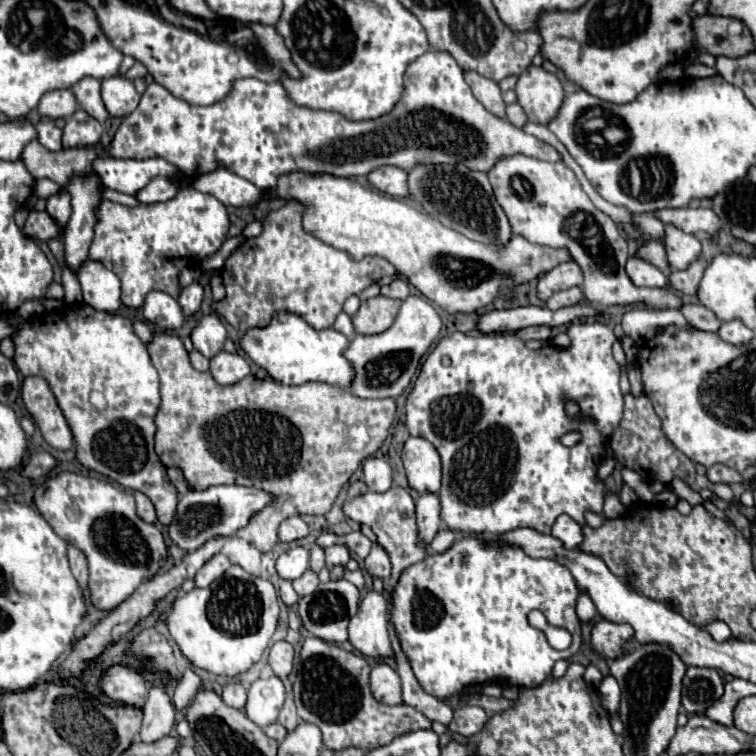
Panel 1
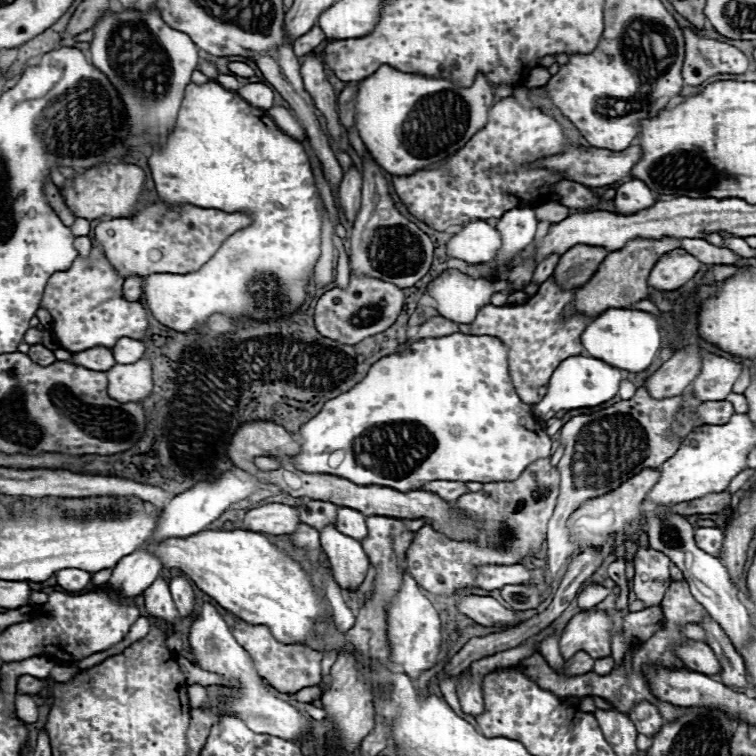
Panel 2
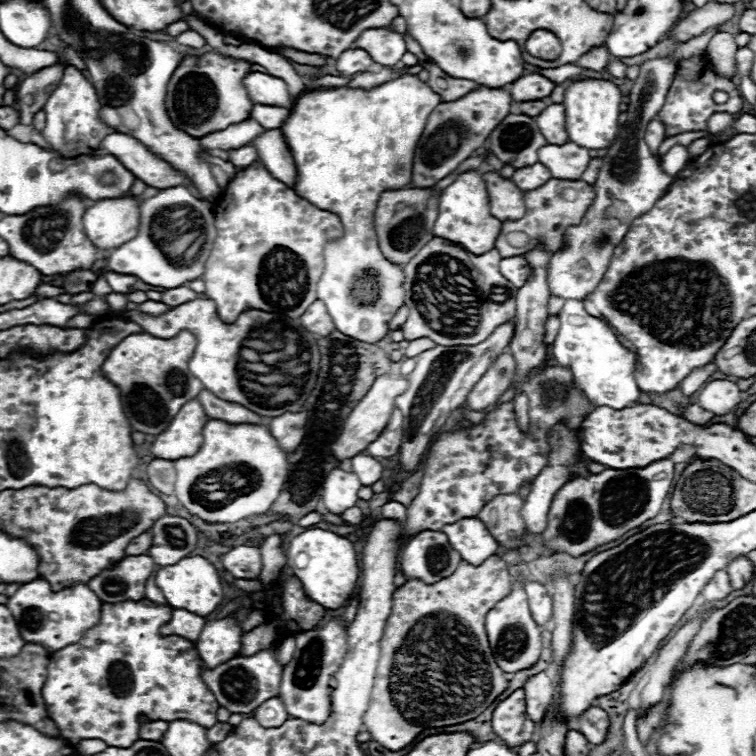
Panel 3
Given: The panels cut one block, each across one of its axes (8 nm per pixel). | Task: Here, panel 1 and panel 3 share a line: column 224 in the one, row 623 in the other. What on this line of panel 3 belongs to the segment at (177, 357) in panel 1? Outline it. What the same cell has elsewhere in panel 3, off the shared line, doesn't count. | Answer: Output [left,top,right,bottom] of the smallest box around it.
[362,556,514,752]

